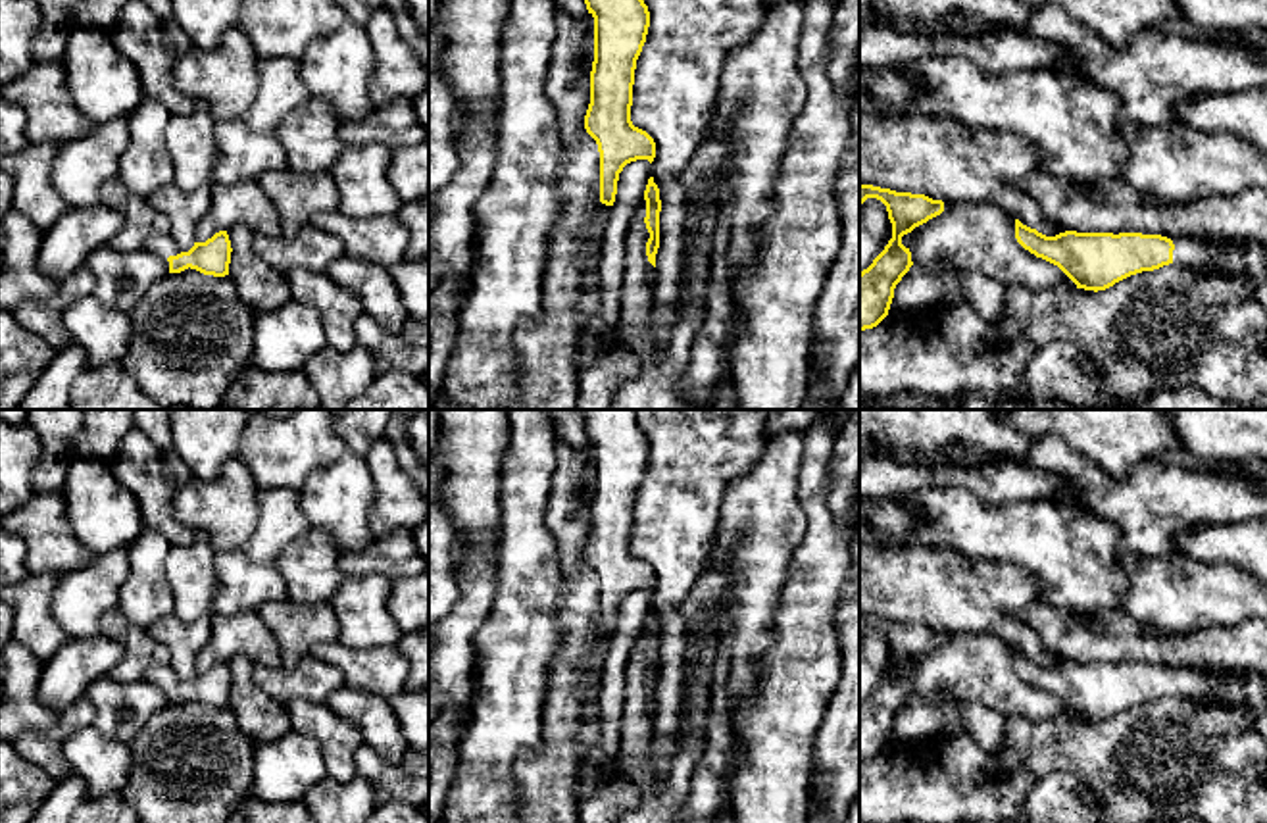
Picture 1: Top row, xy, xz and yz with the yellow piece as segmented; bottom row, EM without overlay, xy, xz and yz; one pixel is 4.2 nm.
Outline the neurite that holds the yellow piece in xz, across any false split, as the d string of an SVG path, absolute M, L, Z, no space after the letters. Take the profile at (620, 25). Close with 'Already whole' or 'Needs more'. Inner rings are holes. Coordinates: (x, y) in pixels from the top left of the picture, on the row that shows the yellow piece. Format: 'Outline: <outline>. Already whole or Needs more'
Outline: M584 0L594 17L594 62L584 129L600 152L600 202L613 206L623 167L656 158L654 138L633 125L636 60L646 42L650 12L644 0Z. Already whole

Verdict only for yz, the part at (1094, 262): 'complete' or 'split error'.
split error

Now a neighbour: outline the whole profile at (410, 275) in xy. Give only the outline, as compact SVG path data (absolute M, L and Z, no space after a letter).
M429 254L419 260L404 258L388 265L388 275L400 290L411 319L429 317Z

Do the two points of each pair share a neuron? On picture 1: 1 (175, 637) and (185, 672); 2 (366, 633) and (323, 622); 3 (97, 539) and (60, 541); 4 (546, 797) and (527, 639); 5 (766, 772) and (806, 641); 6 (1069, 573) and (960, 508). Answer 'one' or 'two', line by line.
1: one
2: two
3: two
4: two
5: one
6: one

